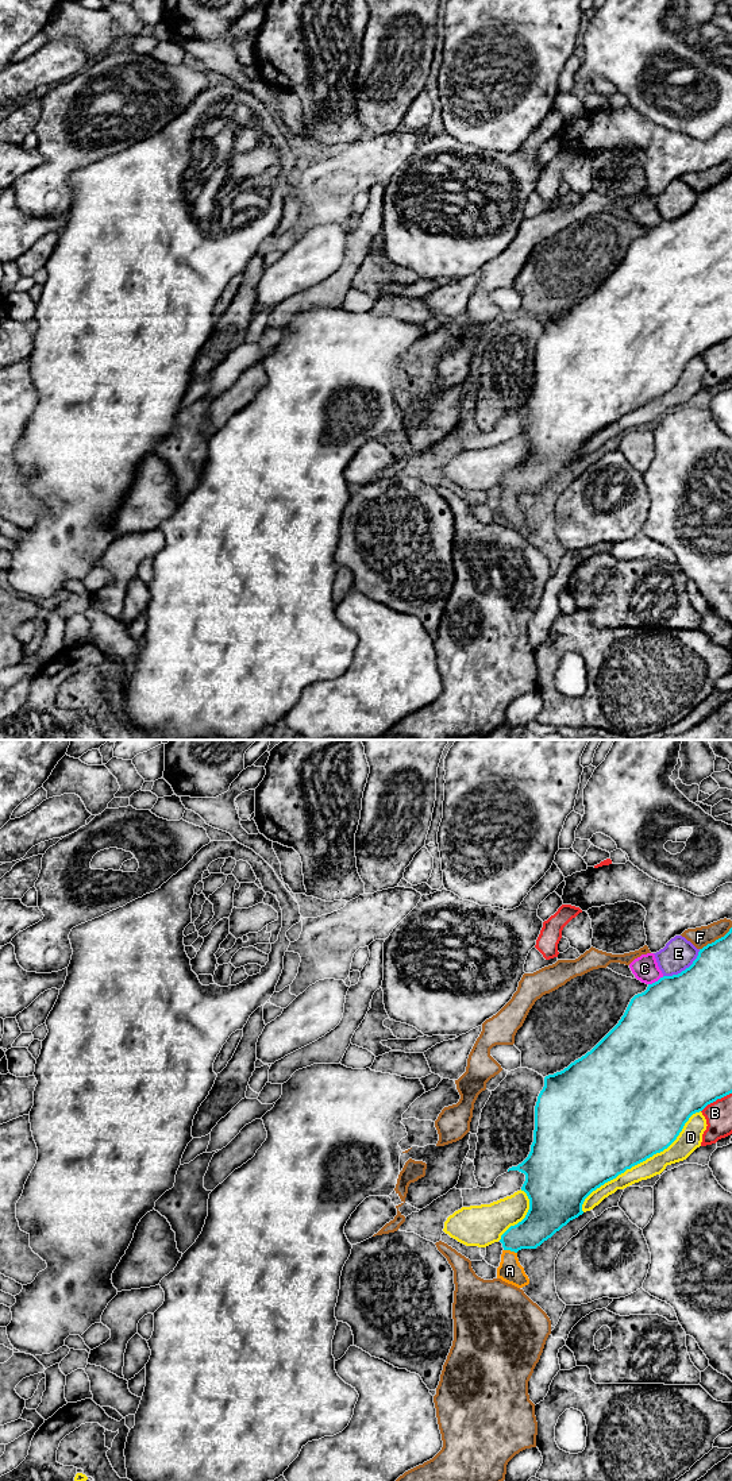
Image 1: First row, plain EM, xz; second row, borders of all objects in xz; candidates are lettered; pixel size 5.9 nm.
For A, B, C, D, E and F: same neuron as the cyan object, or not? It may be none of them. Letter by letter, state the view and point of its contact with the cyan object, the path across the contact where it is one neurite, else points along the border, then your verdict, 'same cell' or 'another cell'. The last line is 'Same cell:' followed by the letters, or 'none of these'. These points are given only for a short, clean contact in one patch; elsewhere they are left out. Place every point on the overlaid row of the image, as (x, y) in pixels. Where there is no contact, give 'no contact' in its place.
A: contact xz (511, 1250); way xz (542, 1222), (511, 1250), (509, 1271); same cell
B: contact xz (716, 1099); another cell
C: contact xz (655, 982); another cell
D: contact xz (640, 1161); another cell
E: contact xz (685, 970); another cell
F: contact xz (716, 940); another cell
Same cell: A

